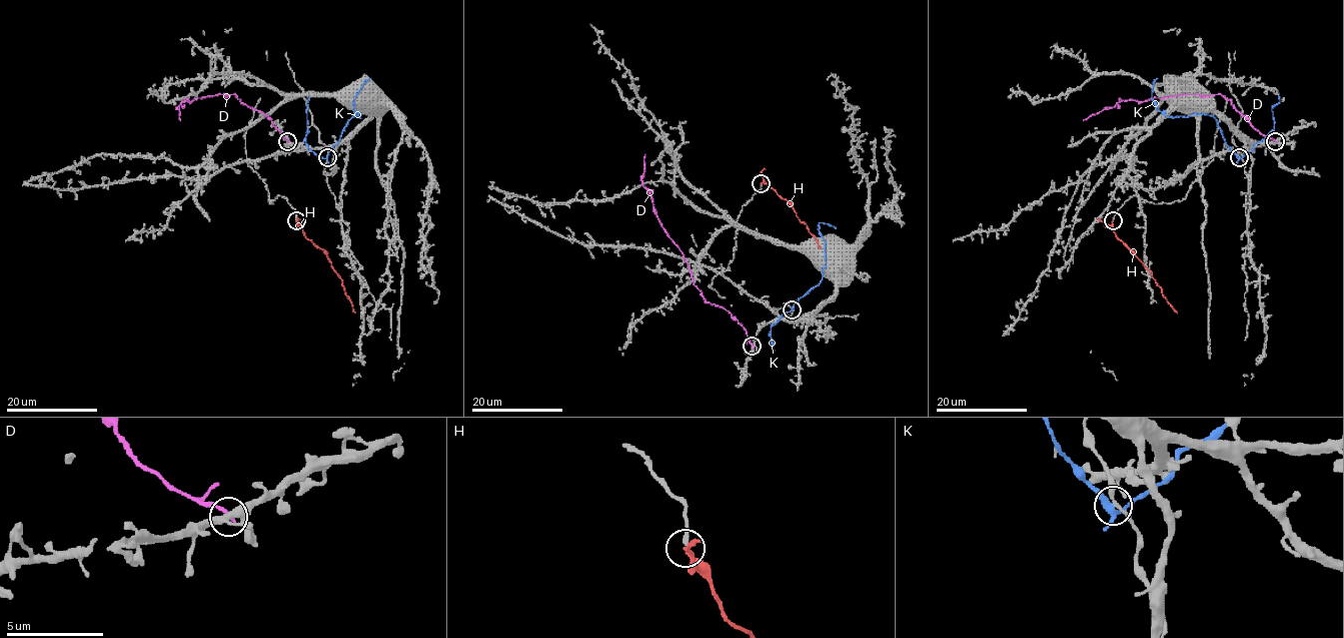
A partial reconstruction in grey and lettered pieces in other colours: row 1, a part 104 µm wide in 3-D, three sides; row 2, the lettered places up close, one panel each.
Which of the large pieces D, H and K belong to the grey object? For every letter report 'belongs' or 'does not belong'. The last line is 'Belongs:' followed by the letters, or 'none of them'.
D: does not belong
H: belongs
K: does not belong
Belongs: H

